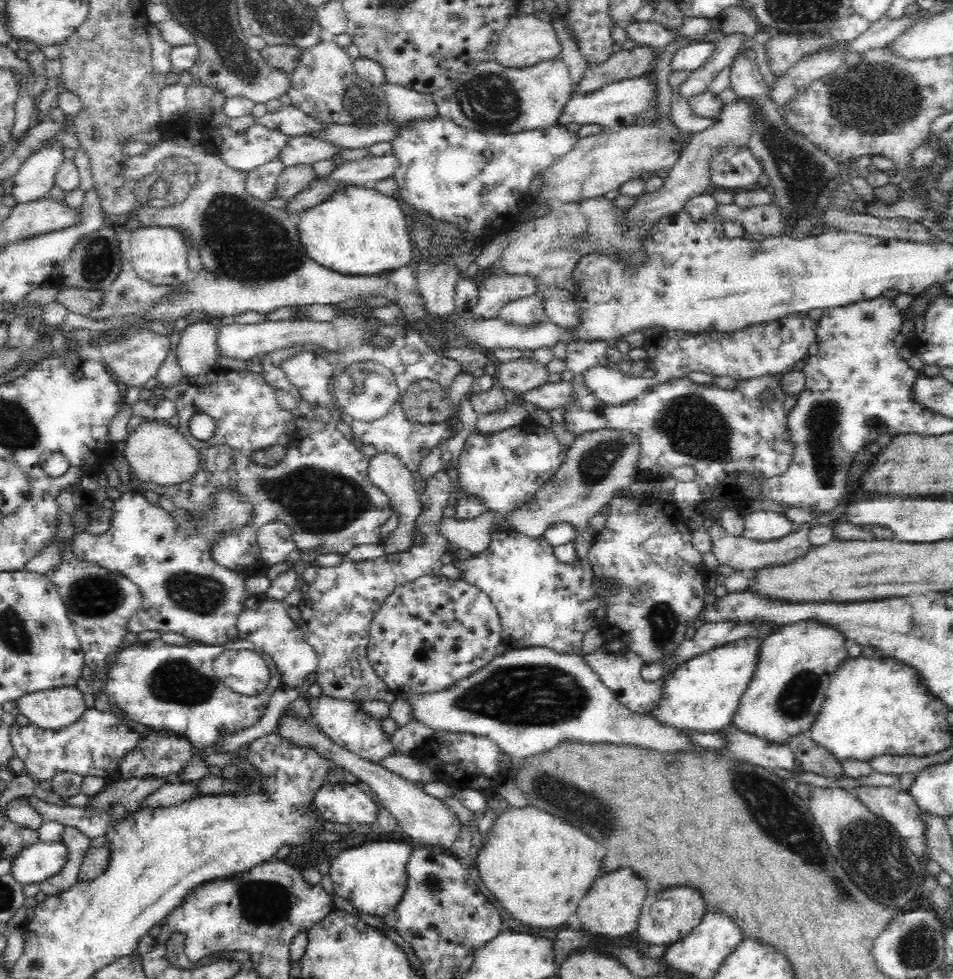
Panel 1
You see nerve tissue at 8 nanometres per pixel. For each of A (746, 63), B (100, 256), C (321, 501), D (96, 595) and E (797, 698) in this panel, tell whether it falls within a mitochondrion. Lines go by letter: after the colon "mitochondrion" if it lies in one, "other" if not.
A: other
B: mitochondrion
C: mitochondrion
D: mitochondrion
E: mitochondrion

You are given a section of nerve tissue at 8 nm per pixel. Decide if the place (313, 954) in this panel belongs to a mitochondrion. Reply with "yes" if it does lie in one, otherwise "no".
no

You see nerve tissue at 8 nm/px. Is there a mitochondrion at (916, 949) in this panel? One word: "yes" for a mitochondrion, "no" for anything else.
yes

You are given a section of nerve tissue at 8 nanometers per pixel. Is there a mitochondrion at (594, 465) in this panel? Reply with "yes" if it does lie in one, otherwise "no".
yes

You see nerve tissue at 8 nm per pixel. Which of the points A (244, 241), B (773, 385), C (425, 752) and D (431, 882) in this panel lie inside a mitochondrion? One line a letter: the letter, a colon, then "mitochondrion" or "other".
A: mitochondrion
B: other
C: other
D: mitochondrion

